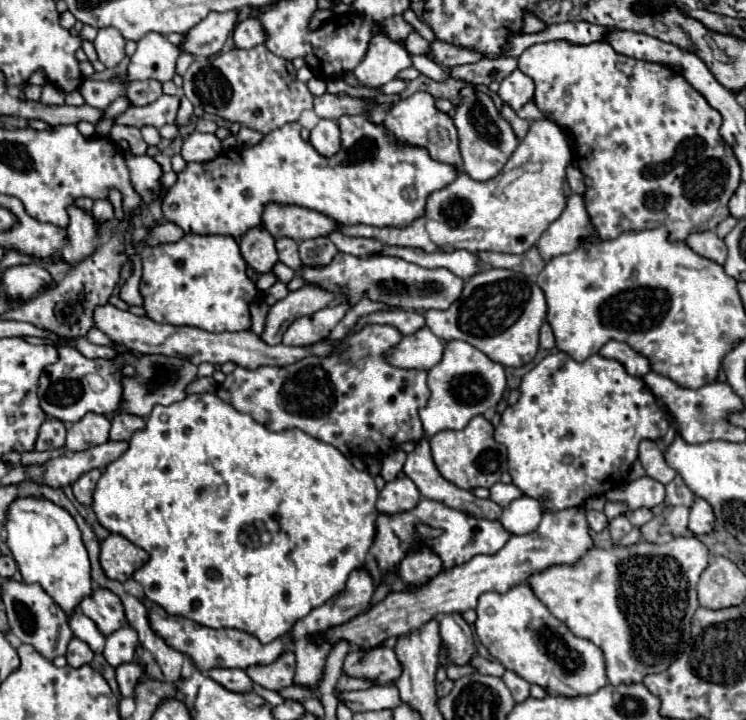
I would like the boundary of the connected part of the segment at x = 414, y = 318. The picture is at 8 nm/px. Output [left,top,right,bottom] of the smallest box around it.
[354,311,424,335]

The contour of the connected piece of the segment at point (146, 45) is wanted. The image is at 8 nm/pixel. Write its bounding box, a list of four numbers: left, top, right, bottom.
[126,33,182,83]

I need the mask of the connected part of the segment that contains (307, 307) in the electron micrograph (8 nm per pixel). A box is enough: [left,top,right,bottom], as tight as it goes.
[262,285,336,345]

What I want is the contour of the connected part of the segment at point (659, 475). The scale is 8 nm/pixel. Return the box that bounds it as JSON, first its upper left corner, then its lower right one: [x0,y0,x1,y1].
[638,441,676,485]

